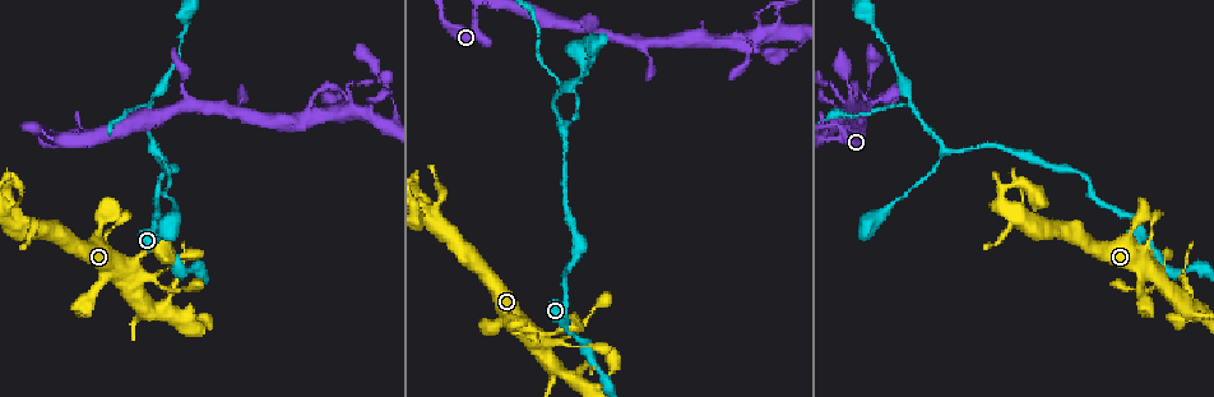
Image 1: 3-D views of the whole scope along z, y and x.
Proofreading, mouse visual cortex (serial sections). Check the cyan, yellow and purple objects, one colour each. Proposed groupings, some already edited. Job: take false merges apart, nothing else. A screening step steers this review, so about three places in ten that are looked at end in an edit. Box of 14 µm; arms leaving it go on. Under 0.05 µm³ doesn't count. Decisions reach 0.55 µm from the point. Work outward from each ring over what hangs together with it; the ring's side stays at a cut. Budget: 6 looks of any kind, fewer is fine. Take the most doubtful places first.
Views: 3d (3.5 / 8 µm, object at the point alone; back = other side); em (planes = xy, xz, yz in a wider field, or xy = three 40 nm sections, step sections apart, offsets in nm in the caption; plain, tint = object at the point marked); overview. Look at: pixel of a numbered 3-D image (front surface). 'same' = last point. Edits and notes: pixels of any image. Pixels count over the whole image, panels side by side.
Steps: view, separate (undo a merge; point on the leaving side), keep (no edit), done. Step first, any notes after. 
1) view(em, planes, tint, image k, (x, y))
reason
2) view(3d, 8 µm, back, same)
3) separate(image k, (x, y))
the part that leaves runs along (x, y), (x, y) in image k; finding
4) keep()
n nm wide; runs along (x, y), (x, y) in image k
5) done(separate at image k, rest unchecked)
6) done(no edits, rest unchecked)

view(3d, 3.5 µm, image 1, (944, 151))
branch point

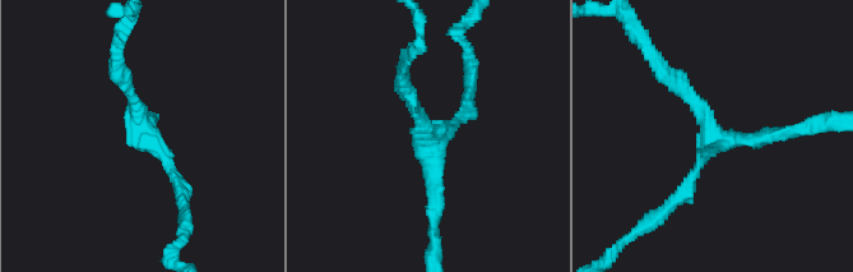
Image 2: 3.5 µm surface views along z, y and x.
view(em, xy, step 1, tint, image 2, (147, 138))
3 arms; arms of 150, 200, 200 nm; need the tissue

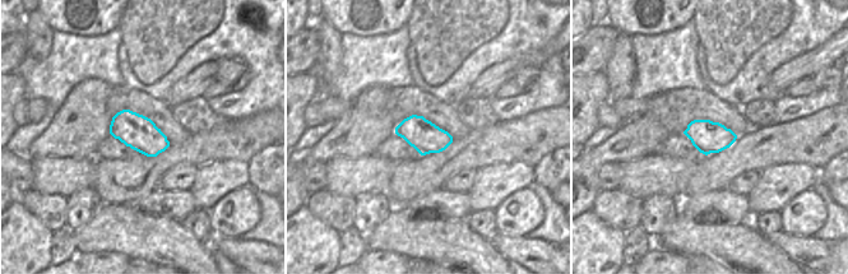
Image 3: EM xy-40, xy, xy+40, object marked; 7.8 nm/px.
keep()
runs along (800, 129), (718, 141), (670, 78) in image 2; continuous, no second cell

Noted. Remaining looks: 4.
view(3d, 3.5 µm, image 1, (911, 107))
a fork

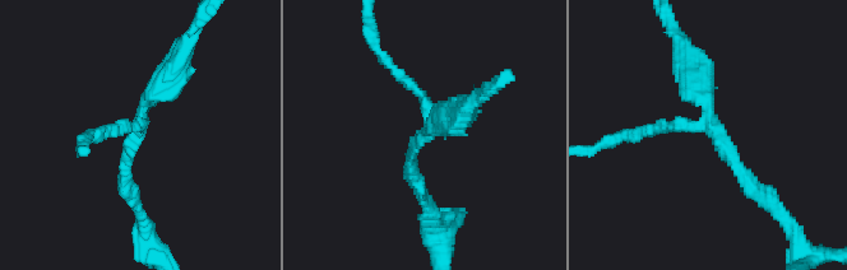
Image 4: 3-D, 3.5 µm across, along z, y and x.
view(em, xy, step 1, tint, image 4, (423, 132))
3 arms; arms of 150, 200, 400 nm

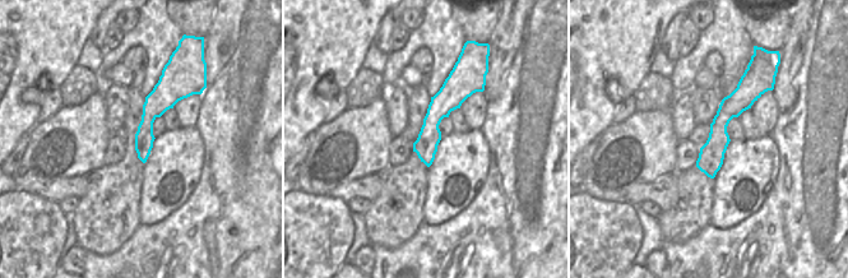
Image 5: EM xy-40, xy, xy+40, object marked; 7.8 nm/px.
separate(image 4, (406, 80))
the part that leaves runs along (429, 112), (374, 50), (370, 24) in image 4; two cells meet here

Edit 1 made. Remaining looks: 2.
done(separate at image 4, rest unchecked)

